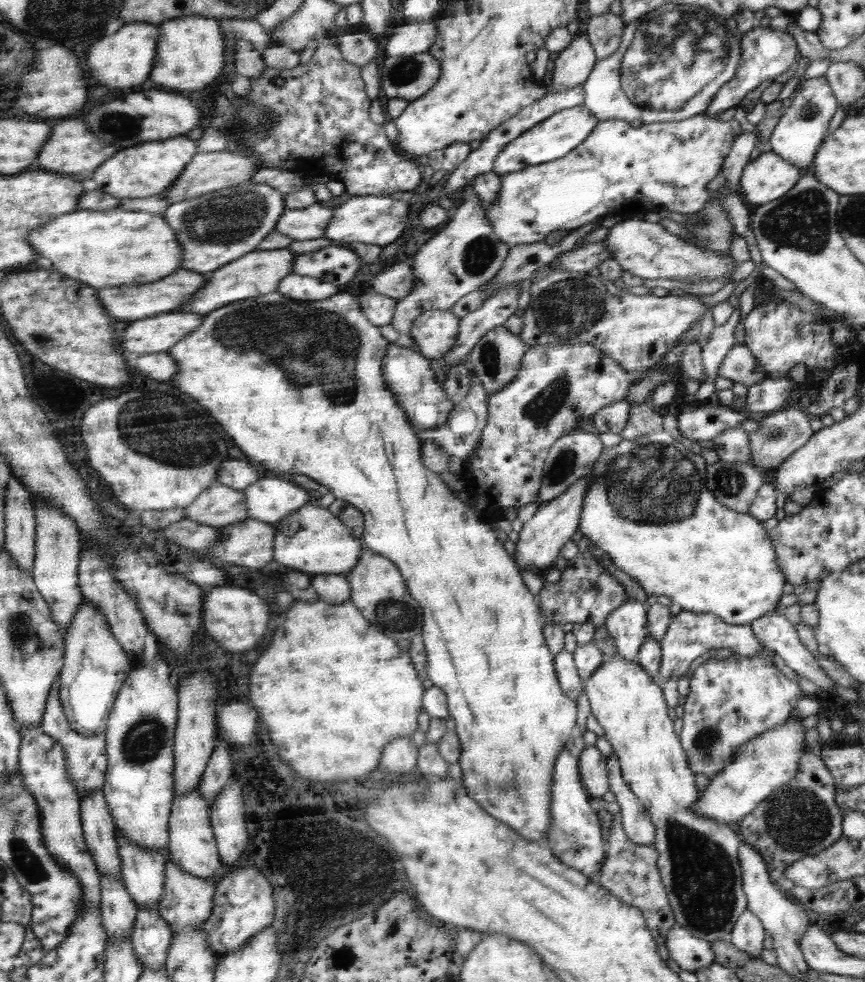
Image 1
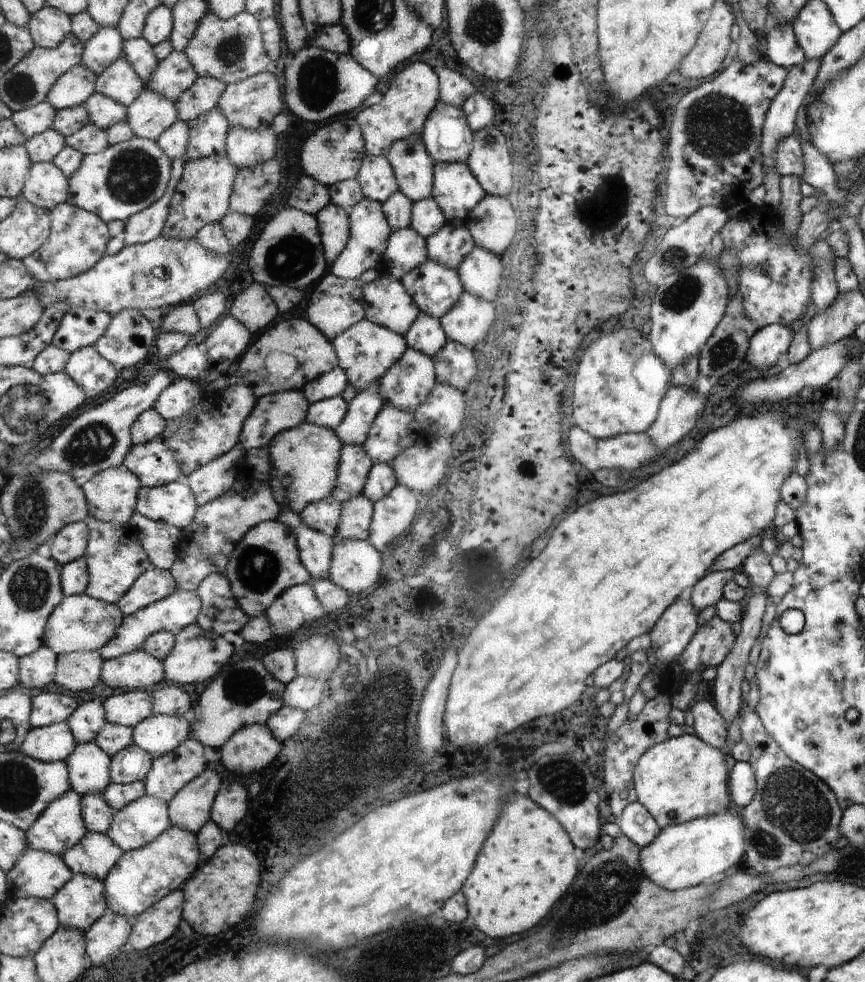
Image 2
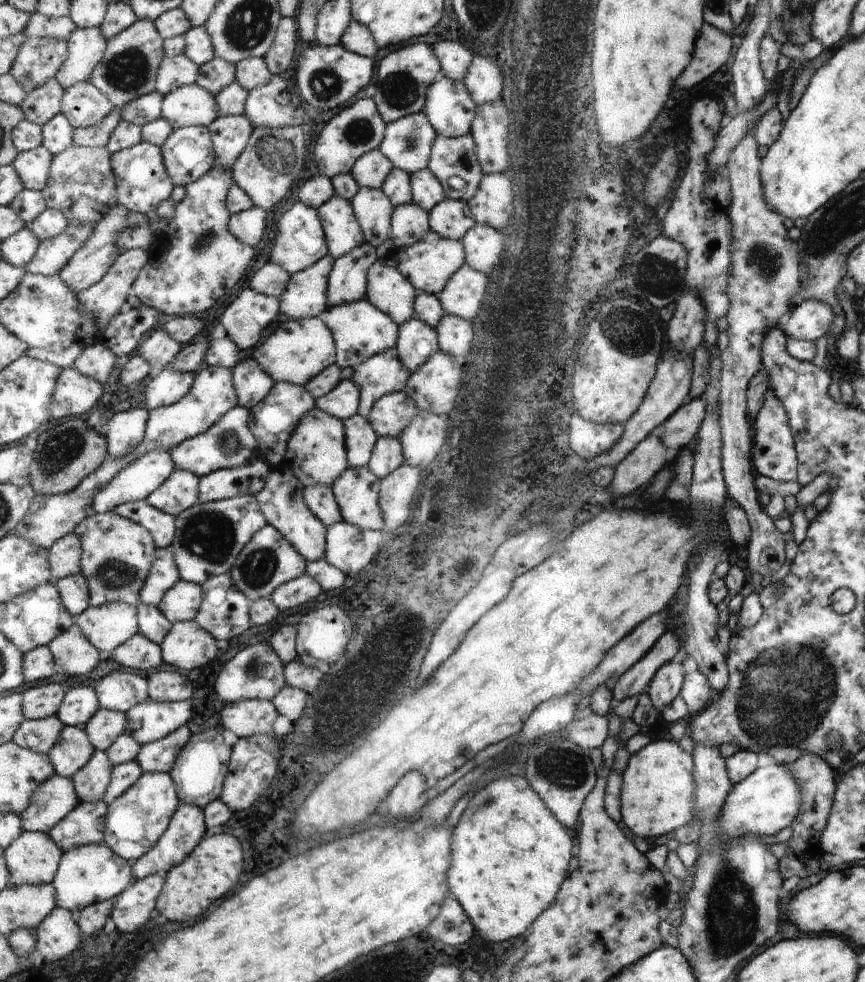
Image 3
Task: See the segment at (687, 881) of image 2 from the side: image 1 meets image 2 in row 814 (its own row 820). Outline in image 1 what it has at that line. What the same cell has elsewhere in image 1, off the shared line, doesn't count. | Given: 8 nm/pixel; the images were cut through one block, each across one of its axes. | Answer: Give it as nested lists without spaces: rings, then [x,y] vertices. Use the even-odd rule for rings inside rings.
[[[789,718],[783,725],[767,730],[744,744],[735,761],[716,777],[710,778],[704,796],[692,806],[695,814],[728,824],[746,817],[758,808],[760,802],[767,800],[772,792],[795,777],[804,752],[804,730],[800,726],[800,720]]]

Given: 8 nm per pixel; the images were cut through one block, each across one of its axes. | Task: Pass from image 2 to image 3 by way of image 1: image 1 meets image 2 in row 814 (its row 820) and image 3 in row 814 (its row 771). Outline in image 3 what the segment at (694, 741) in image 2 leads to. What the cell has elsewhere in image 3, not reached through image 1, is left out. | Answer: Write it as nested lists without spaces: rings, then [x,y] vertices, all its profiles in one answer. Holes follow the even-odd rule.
[[[654,739],[630,755],[622,775],[621,816],[624,824],[640,838],[664,836],[686,822],[695,811],[692,800],[692,756],[676,742]]]

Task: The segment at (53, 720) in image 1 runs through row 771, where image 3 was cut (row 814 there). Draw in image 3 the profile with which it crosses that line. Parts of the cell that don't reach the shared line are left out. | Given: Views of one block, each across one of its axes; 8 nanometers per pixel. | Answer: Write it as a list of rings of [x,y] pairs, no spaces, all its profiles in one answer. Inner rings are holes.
[[[100,800],[99,803],[81,801],[79,807],[56,826],[55,830],[51,832],[51,836],[65,852],[74,850],[79,846],[102,844],[105,842],[106,831],[108,830],[108,812],[109,804],[105,800]]]

